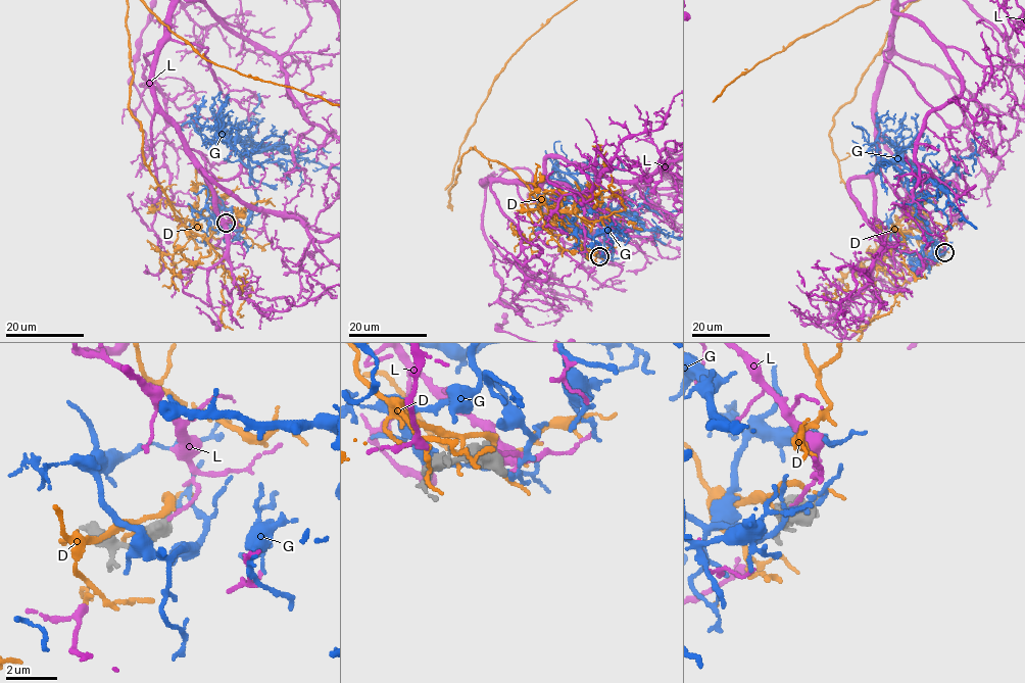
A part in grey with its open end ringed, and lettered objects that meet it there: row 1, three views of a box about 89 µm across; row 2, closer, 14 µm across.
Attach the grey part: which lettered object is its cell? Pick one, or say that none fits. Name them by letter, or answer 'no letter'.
no letter

